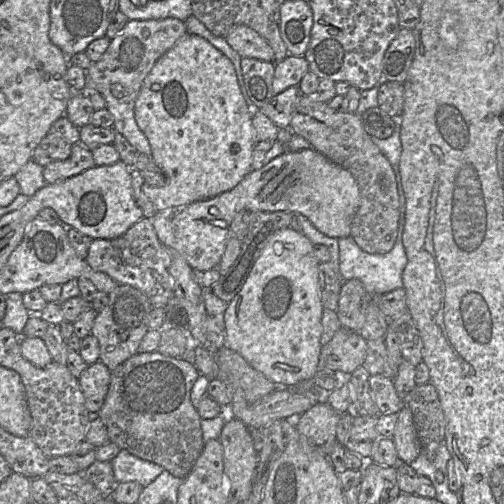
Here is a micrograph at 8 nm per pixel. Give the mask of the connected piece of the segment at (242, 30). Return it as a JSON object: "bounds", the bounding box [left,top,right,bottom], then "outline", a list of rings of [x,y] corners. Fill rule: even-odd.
{"bounds":[225,25,275,62],"outline":[[[246,25],[233,26],[225,37],[229,46],[242,58],[274,62],[275,54],[269,43]]]}

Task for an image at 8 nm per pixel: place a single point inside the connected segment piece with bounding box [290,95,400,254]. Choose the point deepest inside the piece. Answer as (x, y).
(340, 137)

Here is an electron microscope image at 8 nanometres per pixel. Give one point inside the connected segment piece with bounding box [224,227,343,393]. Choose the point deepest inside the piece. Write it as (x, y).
(275, 322)

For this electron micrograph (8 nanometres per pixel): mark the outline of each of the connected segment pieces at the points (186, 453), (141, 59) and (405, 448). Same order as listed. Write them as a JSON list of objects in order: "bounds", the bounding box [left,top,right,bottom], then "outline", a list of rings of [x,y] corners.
[{"bounds":[96,351,205,479],"outline":[[[158,351],[137,353],[119,364],[112,371],[104,404],[96,414],[106,425],[110,441],[184,479],[205,446],[202,418],[191,402],[191,390],[199,375],[194,364]]]},{"bounds":[87,18,188,156],"outline":[[[176,18],[162,20],[128,20],[100,60],[91,64],[87,85],[98,90],[113,116],[113,128],[121,133],[140,153],[151,156],[150,143],[135,120],[135,102],[144,79],[155,63],[188,33],[185,23]]]},{"bounds":[393,406,422,465],"outline":[[[404,406],[398,413],[398,422],[393,441],[399,460],[408,465],[410,465],[422,451],[411,410],[407,406]]]}]

